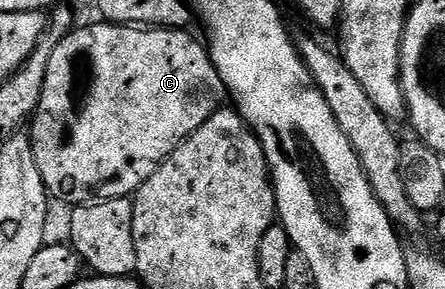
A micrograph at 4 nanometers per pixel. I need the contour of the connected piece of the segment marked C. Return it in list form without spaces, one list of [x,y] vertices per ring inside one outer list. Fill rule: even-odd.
[[[99,23],[92,24],[89,28],[77,27],[67,36],[63,36],[58,46],[54,46],[54,54],[50,54],[50,66],[46,66],[46,82],[42,90],[42,98],[30,121],[34,162],[38,162],[38,174],[42,174],[42,182],[48,188],[49,197],[56,199],[57,196],[58,199],[65,200],[68,206],[131,197],[152,177],[154,170],[158,170],[158,166],[162,166],[162,162],[166,162],[166,158],[170,158],[170,154],[174,154],[174,150],[178,150],[178,146],[182,146],[182,142],[186,142],[186,138],[190,138],[194,130],[198,130],[198,126],[202,126],[213,114],[220,111],[222,107],[220,99],[226,96],[220,71],[217,70],[211,56],[208,55],[207,47],[201,41],[199,44],[194,37],[187,36],[189,34],[187,31]]]

